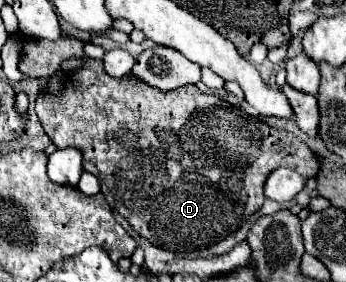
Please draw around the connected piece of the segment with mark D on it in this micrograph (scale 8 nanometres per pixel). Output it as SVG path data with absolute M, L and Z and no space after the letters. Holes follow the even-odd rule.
M24 33L16 35L22 45L18 69L28 77L42 81L36 97L36 113L46 135L58 149L72 145L82 151L82 167L98 177L106 203L114 211L120 211L132 229L152 245L168 251L198 251L218 243L226 235L238 231L246 219L262 207L262 187L272 169L287 167L306 179L314 177L320 169L320 163L310 147L298 137L268 127L264 121L246 115L240 107L234 107L216 95L200 93L200 89L194 85L162 93L142 83L132 73L120 79L106 75L102 61L88 57L84 59L84 45L76 37L46 41ZM72 57L82 59L82 65L66 71L62 91L52 93L48 89L48 79L56 73L62 73L62 61Z

